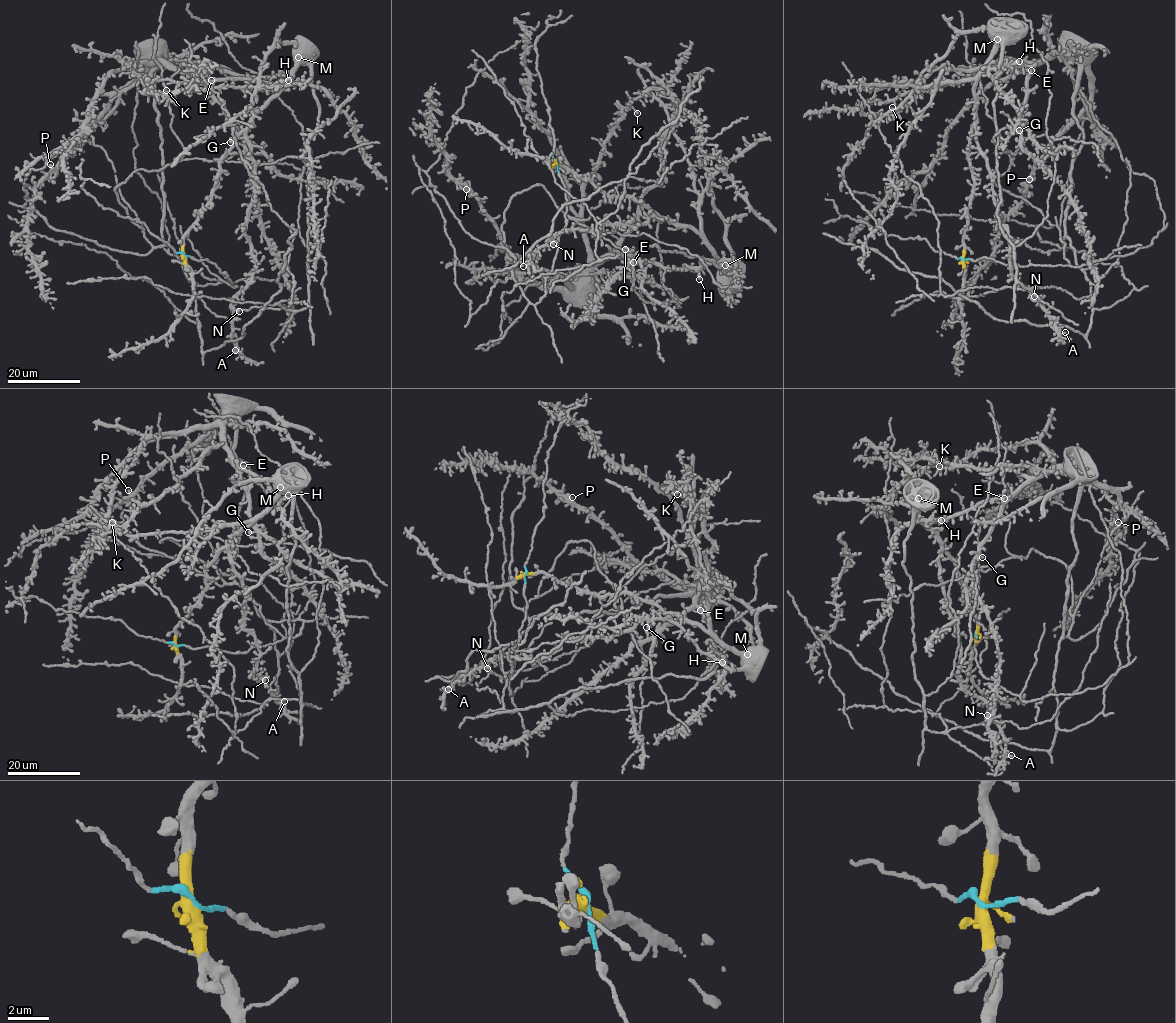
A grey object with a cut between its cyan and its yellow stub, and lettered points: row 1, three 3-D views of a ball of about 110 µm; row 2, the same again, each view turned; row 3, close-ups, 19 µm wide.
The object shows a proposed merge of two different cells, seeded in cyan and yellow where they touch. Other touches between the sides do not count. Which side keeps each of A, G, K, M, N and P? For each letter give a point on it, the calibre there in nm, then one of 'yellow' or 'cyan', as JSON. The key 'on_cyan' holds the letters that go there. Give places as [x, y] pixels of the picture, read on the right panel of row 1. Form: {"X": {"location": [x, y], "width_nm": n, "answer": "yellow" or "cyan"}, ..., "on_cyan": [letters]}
{"A": {"location": [1065, 332], "width_nm": 200, "answer": "yellow"}, "G": {"location": [1019, 130], "width_nm": 340, "answer": "cyan"}, "K": {"location": [892, 107], "width_nm": 280, "answer": "cyan"}, "M": {"location": [997, 39], "width_nm": 200, "answer": "yellow"}, "N": {"location": [1034, 296], "width_nm": 440, "answer": "yellow"}, "P": {"location": [1029, 179], "width_nm": 400, "answer": "cyan"}, "on_cyan": ["G", "K", "P"]}

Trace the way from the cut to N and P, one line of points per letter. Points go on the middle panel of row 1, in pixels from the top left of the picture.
N: (556, 163), (655, 213), (632, 226), (604, 224), (596, 234), (566, 230), (550, 238), (553, 244)
P: (556, 163), (565, 229), (533, 305), (513, 256), (471, 237), (436, 193), (427, 171), (441, 150), (466, 188)

